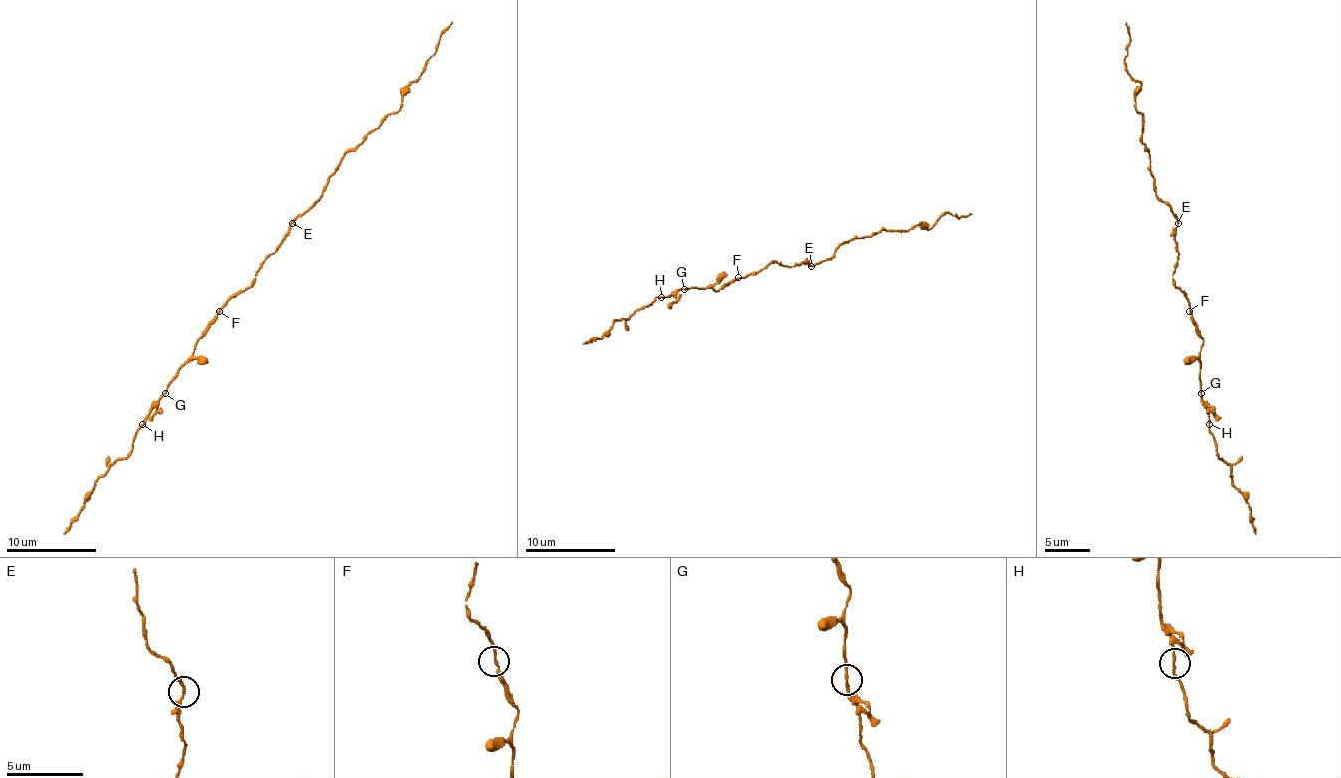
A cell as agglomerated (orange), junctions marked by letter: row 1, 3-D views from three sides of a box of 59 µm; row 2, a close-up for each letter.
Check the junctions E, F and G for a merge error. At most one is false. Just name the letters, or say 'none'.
G

